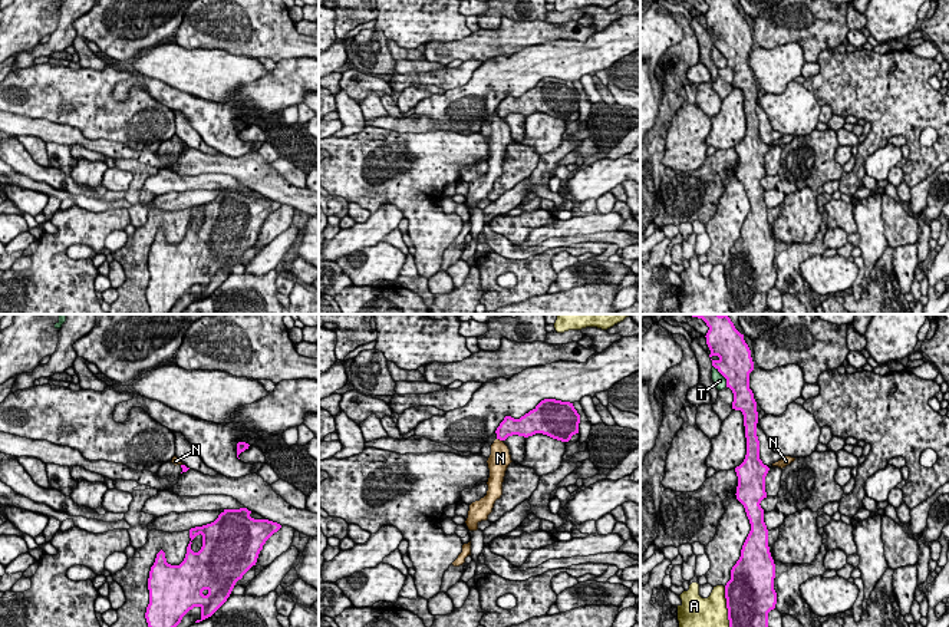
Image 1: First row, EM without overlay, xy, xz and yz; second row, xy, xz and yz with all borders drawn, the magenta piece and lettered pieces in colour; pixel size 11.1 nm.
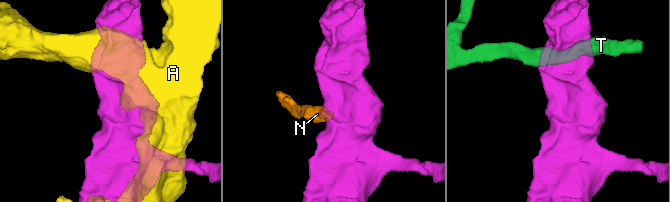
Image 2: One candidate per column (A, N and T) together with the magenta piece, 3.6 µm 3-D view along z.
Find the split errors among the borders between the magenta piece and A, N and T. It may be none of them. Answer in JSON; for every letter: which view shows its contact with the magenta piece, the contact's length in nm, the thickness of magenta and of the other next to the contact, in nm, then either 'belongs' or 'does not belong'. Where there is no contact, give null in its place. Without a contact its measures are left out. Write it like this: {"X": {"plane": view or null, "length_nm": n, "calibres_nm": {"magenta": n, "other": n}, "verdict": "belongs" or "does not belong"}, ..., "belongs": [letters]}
{"A": {"plane": "yz", "length_nm": 500, "calibres_nm": {"magenta": 500, "other": 440}, "verdict": "does not belong"}, "N": {"plane": "xz", "length_nm": 70, "calibres_nm": {"magenta": 200, "other": 240}, "verdict": "does not belong"}, "T": {"plane": "yz", "length_nm": 280, "calibres_nm": {"magenta": 380, "other": 140}, "verdict": "does not belong"}, "belongs": []}

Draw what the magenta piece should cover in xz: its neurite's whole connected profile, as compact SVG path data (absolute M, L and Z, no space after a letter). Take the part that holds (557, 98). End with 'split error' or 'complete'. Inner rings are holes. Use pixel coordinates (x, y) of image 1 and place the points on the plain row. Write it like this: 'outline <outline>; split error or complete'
outline M544 77L520 98L505 95L495 112L500 119L505 119L513 113L528 116L543 112L553 118L569 121L573 113L579 112L579 102L580 93L573 82Z; complete

